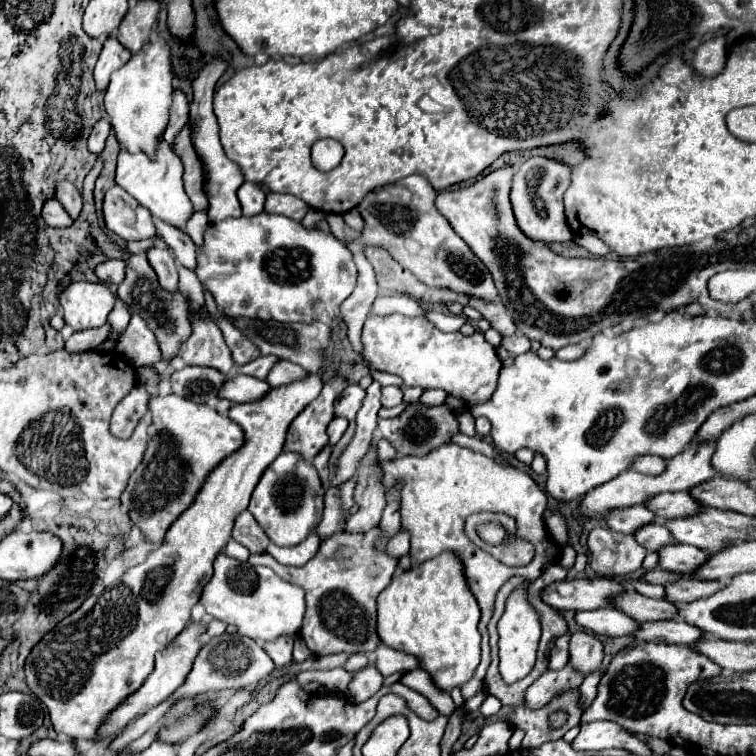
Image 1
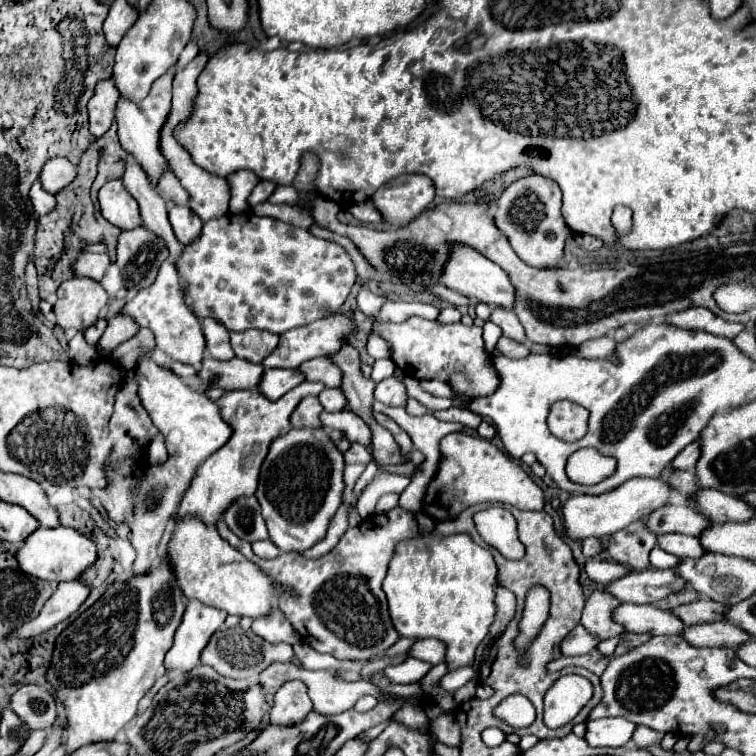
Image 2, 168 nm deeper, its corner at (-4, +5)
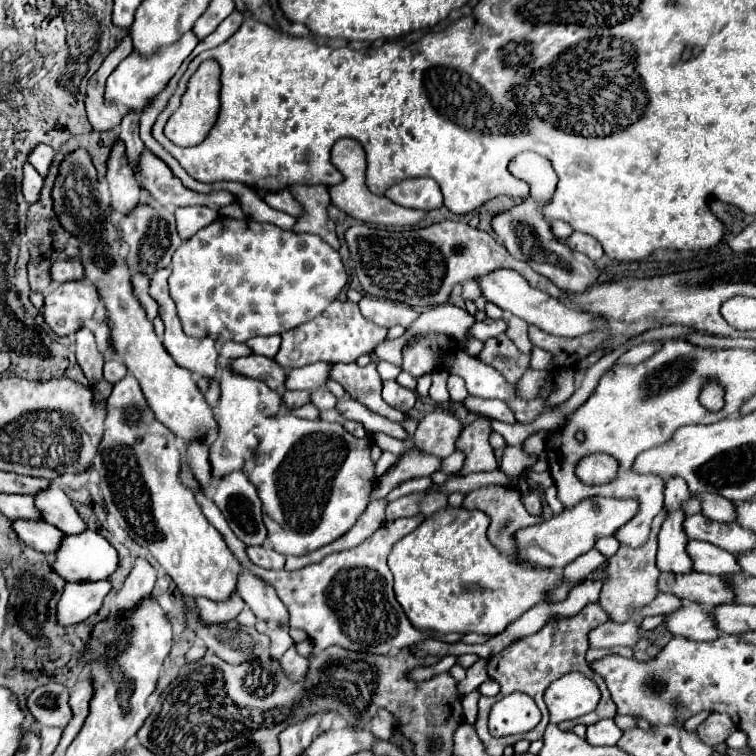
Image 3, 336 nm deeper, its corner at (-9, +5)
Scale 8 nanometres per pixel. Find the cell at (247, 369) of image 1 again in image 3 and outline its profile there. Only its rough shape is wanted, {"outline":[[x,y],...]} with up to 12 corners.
{"outline":[[349,300],[281,334],[285,368],[355,362],[387,328]]}

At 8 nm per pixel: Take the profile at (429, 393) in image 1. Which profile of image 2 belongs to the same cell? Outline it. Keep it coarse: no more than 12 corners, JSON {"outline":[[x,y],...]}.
{"outline":[[421,380],[432,396],[452,398],[452,390],[439,380]]}

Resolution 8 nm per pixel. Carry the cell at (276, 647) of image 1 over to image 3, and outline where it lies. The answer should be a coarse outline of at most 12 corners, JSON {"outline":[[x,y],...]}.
{"outline":[[249,570],[239,596],[259,620],[287,624],[289,614],[273,586]]}

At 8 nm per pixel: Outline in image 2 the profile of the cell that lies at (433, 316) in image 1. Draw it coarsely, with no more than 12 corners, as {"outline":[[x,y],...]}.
{"outline":[[392,300],[376,320],[402,322],[410,316],[436,320],[440,308],[424,302]]}

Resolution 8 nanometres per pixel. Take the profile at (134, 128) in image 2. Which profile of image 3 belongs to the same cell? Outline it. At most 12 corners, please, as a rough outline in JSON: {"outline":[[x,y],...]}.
{"outline":[[199,40],[143,58],[129,54],[107,78],[107,100],[141,112]]}

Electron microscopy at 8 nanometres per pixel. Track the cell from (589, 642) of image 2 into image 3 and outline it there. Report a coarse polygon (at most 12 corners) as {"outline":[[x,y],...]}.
{"outline":[[635,620],[605,622],[589,634],[595,648],[635,646],[641,626]]}

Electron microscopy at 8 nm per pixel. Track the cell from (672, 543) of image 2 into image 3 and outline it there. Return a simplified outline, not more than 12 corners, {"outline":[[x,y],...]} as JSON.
{"outline":[[689,540],[693,570],[737,574],[735,554],[709,542]]}

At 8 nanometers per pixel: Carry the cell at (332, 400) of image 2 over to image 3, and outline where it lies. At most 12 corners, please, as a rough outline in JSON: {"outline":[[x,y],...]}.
{"outline":[[327,388],[311,392],[317,410],[335,408],[337,398]]}

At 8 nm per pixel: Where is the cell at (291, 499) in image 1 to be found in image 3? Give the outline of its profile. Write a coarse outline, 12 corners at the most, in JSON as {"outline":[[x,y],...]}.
{"outline":[[291,414],[253,428],[243,472],[267,540],[305,556],[353,528],[371,438]]}

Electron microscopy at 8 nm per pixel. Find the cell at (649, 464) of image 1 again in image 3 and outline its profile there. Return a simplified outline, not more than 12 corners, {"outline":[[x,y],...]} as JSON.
{"outline":[[697,494],[703,514],[715,522],[735,522],[735,504],[719,494]]}

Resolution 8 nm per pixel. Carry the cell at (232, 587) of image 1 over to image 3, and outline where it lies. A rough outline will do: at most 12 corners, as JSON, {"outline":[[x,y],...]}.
{"outline":[[127,374],[95,454],[107,514],[181,594],[241,572]]}

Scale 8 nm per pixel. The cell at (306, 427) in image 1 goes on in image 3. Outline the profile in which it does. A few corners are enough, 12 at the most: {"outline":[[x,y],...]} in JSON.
{"outline":[[285,390],[281,400],[287,410],[309,402],[311,392]]}

